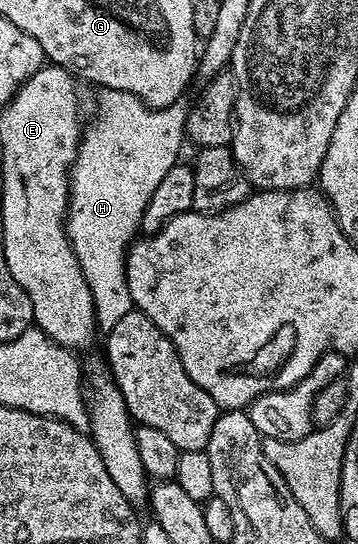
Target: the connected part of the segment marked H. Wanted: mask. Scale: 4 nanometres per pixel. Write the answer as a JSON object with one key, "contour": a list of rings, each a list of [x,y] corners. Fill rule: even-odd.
{"contour":[[[101,88],[97,93],[100,94],[96,97],[92,126],[83,130],[76,162],[70,167],[66,228],[72,250],[82,267],[82,275],[86,275],[86,283],[94,299],[96,324],[107,331],[118,323],[118,319],[122,319],[122,315],[133,312],[124,260],[128,258],[128,246],[141,232],[142,215],[146,211],[146,203],[150,203],[150,195],[154,195],[166,171],[181,160],[180,148],[186,145],[184,124],[189,106],[179,100],[161,109],[151,109],[145,101],[126,91]]]}

